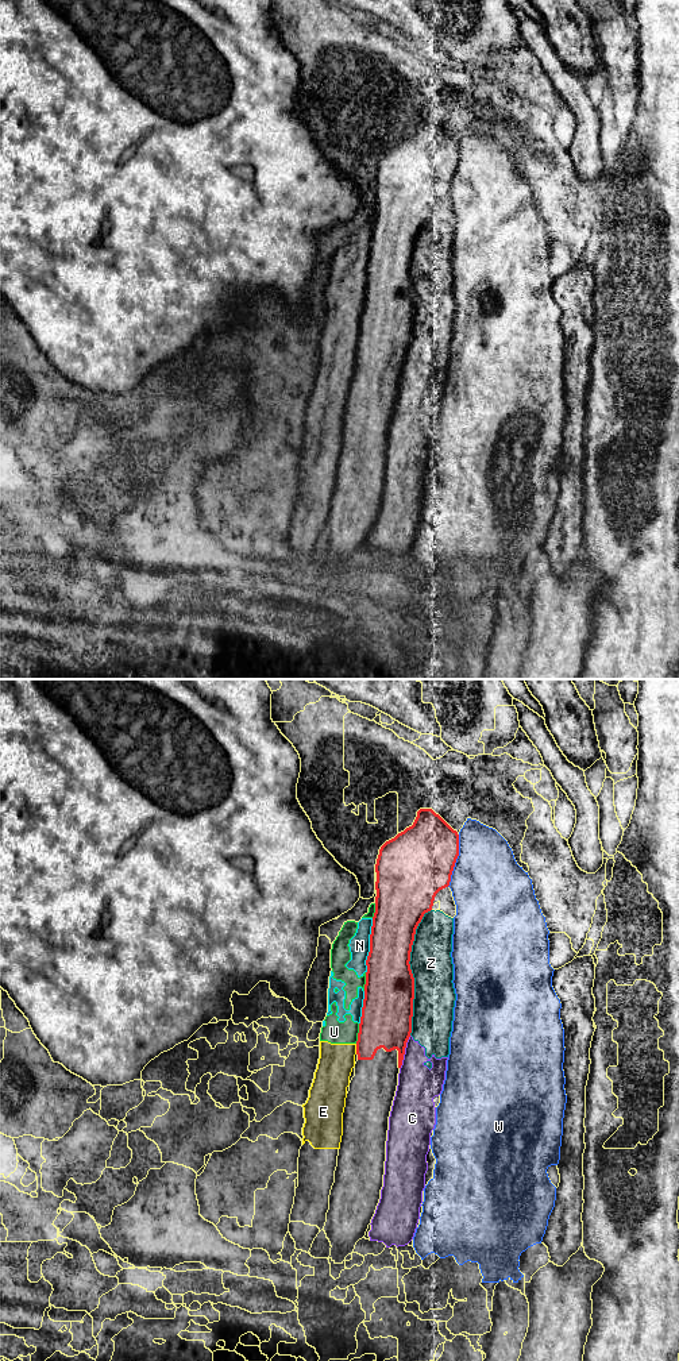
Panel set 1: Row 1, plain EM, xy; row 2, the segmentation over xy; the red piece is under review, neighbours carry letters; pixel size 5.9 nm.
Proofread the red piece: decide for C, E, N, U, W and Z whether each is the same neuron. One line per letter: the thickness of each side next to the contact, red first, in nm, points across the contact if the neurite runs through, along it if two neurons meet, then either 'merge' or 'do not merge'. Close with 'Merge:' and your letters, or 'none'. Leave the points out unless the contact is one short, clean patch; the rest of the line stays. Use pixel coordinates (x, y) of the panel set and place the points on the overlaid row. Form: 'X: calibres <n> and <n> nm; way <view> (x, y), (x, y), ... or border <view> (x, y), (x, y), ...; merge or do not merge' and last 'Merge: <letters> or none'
C: calibres 300 and 240 nm; do not merge
E: calibres 300 and 200 nm; border xy (355, 1044), (357, 1053); do not merge
N: calibres 280 and 130 nm; do not merge
U: calibres 300 and 140 nm; do not merge
W: calibres 420 and 440 nm; do not merge
Z: calibres 300 and 260 nm; do not merge
Merge: none

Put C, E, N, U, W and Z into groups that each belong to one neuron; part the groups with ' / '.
C Z / E N U / W

